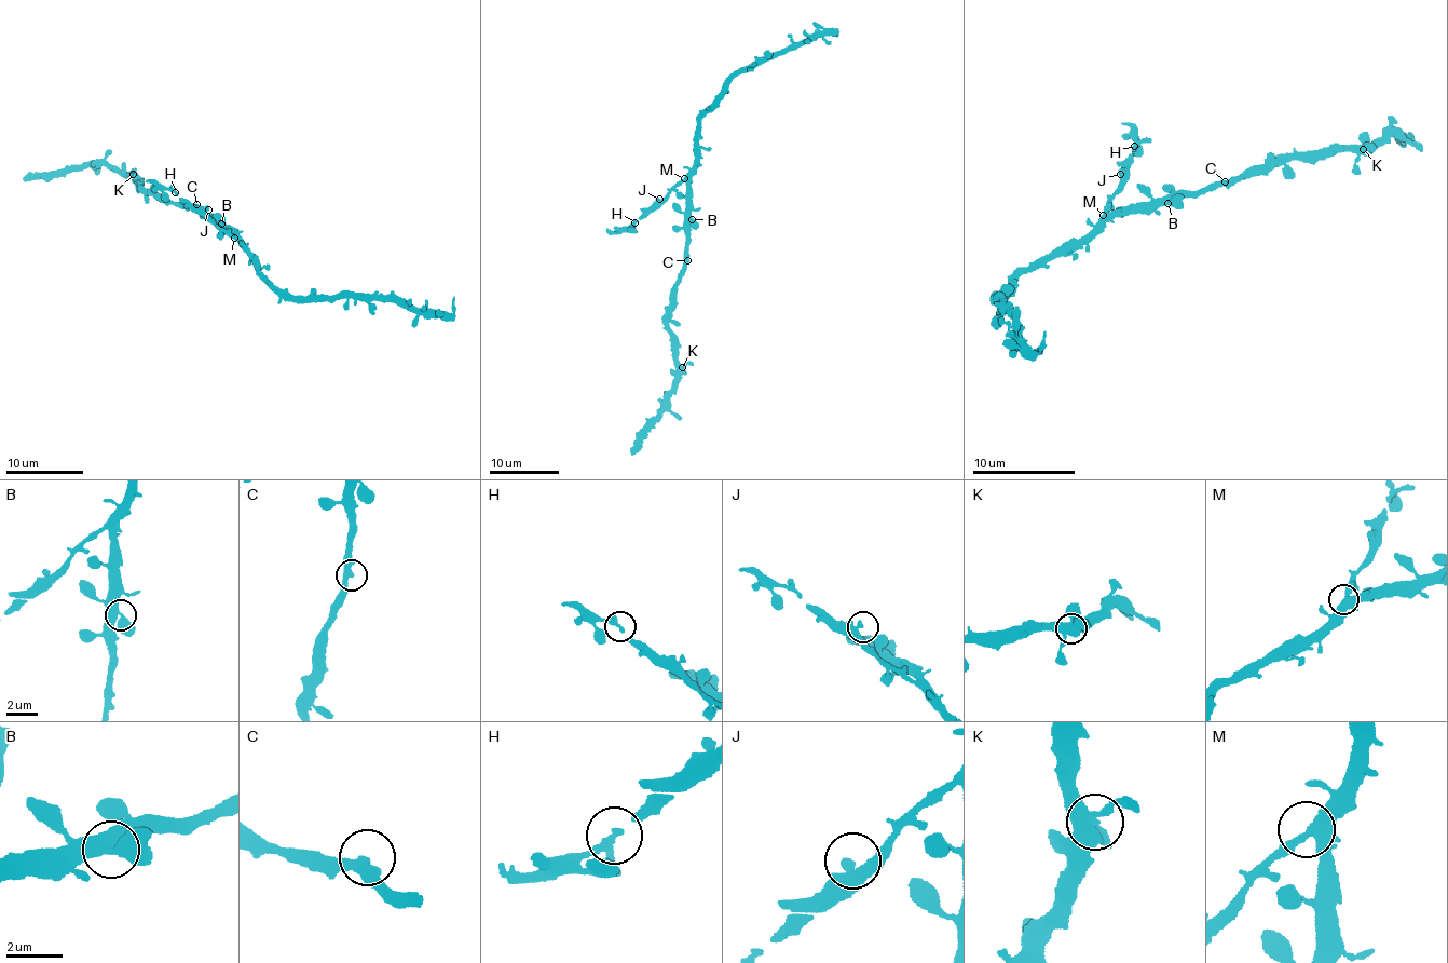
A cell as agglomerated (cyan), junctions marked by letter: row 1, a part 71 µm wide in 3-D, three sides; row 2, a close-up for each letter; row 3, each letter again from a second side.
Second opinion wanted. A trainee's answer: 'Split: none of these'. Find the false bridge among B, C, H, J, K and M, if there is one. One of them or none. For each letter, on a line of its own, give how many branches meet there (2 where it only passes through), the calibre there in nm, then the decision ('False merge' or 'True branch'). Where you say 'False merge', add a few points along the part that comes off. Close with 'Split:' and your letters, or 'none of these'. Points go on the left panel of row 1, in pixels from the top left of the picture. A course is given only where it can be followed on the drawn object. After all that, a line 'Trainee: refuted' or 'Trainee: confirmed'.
B: Branches: 3. Thickness 420 nm. True branch
C: Branches: 2. Thickness 360 nm. True branch
H: Branches: 3. Thickness 200 nm. True branch
J: Branches: 2. Thickness 360 nm. True branch
K: Branches: 4. Thickness 440 nm. True branch
M: Branches: 3. Thickness 380 nm. True branch
Split: none of these
Trainee: confirmed

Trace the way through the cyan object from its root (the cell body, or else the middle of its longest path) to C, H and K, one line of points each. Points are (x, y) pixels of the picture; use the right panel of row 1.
C: (1134, 204), (1205, 192), (1225, 181)
H: (1134, 204), (1130, 208), (1117, 207), (1111, 202), (1121, 192), (1135, 147)
K: (1134, 204), (1205, 192), (1218, 184), (1241, 180), (1252, 170), (1274, 167), (1322, 151), (1363, 150)

